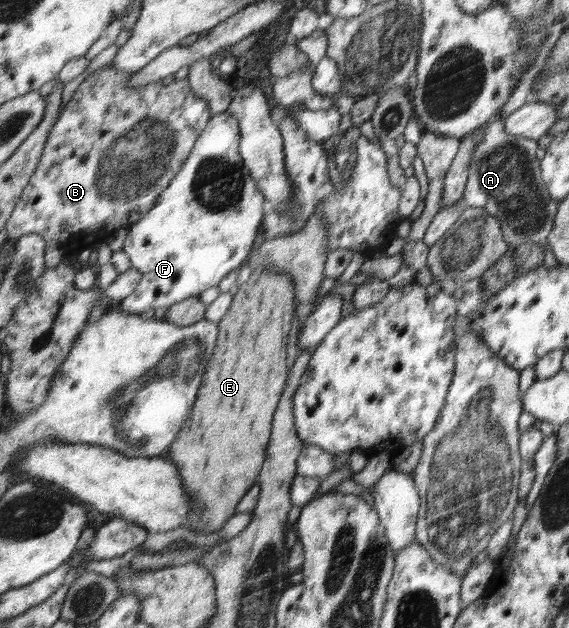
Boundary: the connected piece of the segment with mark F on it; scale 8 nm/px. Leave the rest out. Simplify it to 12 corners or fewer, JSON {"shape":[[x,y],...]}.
{"shape":[[212,115],[122,250],[119,309],[165,313],[241,267],[265,196]]}

